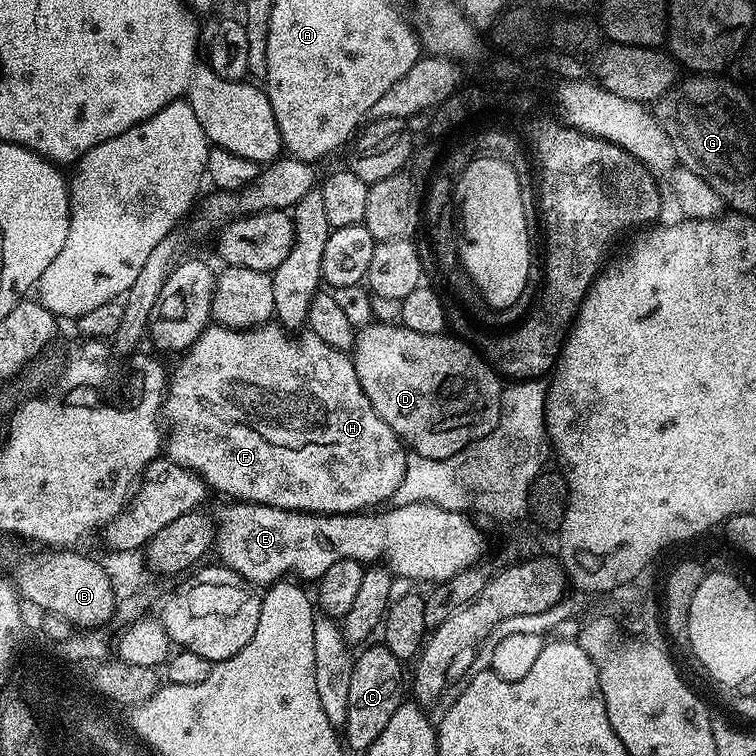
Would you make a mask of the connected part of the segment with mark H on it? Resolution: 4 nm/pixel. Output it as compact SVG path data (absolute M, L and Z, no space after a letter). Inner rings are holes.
M267 322L258 324L254 328L221 328L219 326L208 326L201 333L192 345L179 357L180 360L176 364L176 369L171 369L170 375L166 380L166 391L164 400L170 400L168 392L174 392L174 396L186 396L186 390L190 390L192 394L206 398L210 402L214 402L218 408L222 408L222 412L234 420L246 422L256 426L264 436L268 438L278 438L280 434L280 442L284 440L286 446L300 446L300 490L296 490L294 494L286 494L286 496L270 496L264 498L264 504L271 508L281 508L287 512L306 512L309 514L360 514L365 510L375 509L383 500L391 501L395 497L398 486L402 482L402 474L406 474L406 458L409 453L406 451L405 445L399 436L394 434L394 430L390 430L390 426L386 426L386 422L382 422L378 418L378 414L370 406L370 402L366 398L366 394L362 390L358 382L358 376L352 366L352 361L345 351L340 351L326 342L316 337L312 332L305 331L304 336L300 336L297 340L291 340L289 333L281 328L279 323Z

